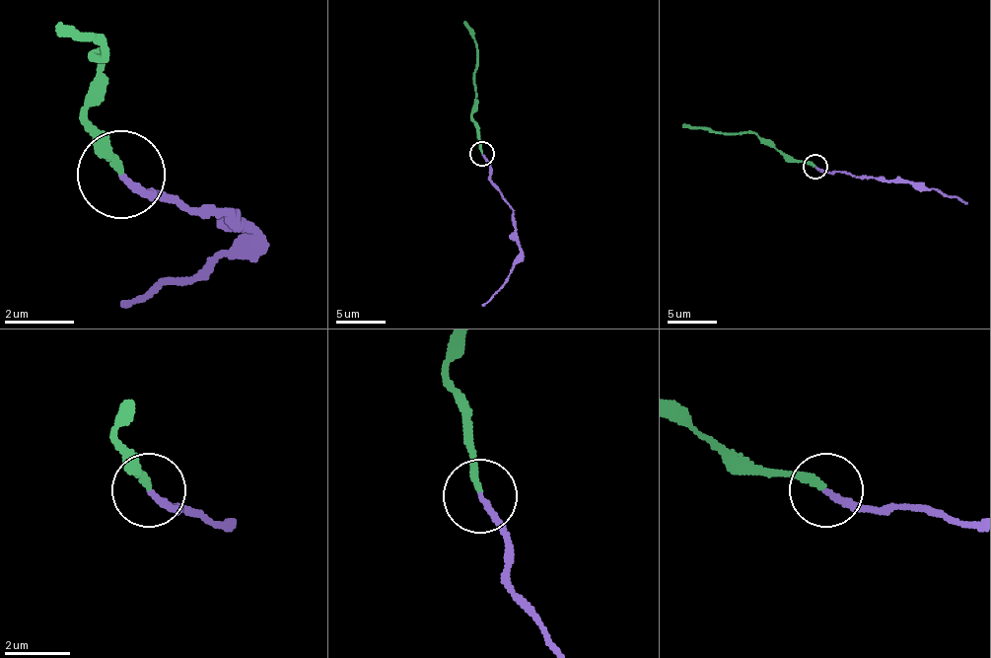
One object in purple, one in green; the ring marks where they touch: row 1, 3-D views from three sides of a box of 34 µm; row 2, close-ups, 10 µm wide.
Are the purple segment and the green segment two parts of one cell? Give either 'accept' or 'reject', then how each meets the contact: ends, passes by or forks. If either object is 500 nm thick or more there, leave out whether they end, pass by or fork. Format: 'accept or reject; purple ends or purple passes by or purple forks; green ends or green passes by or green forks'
accept; purple ends; green ends

